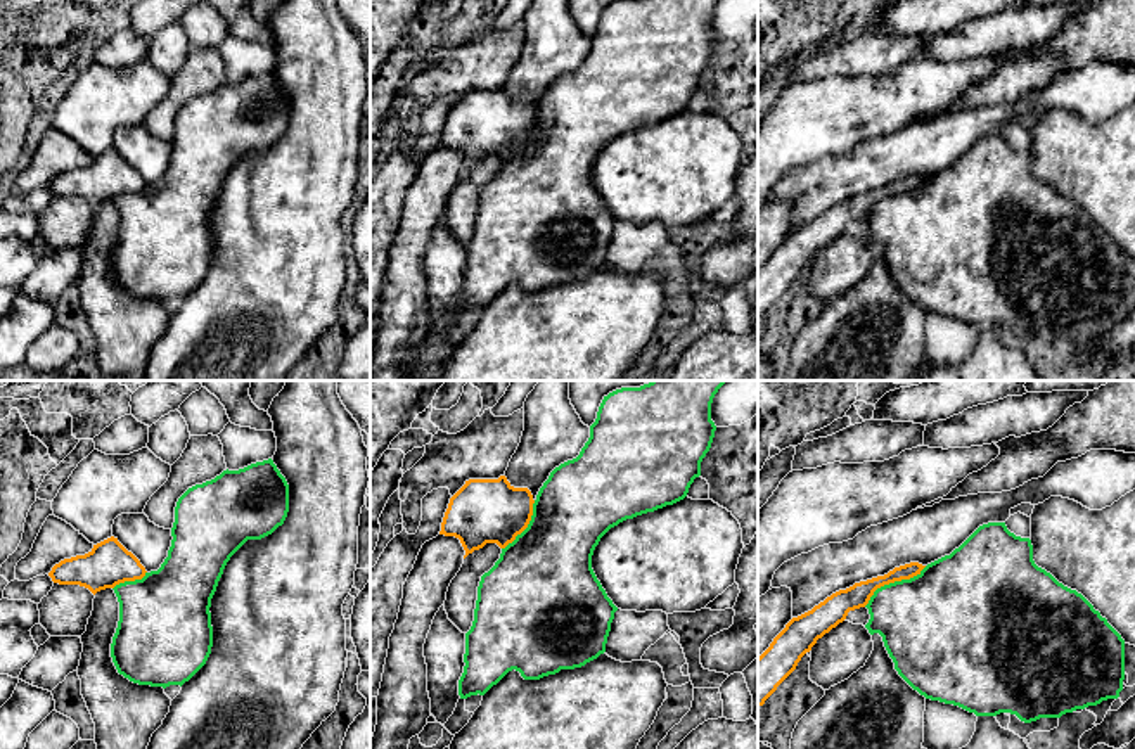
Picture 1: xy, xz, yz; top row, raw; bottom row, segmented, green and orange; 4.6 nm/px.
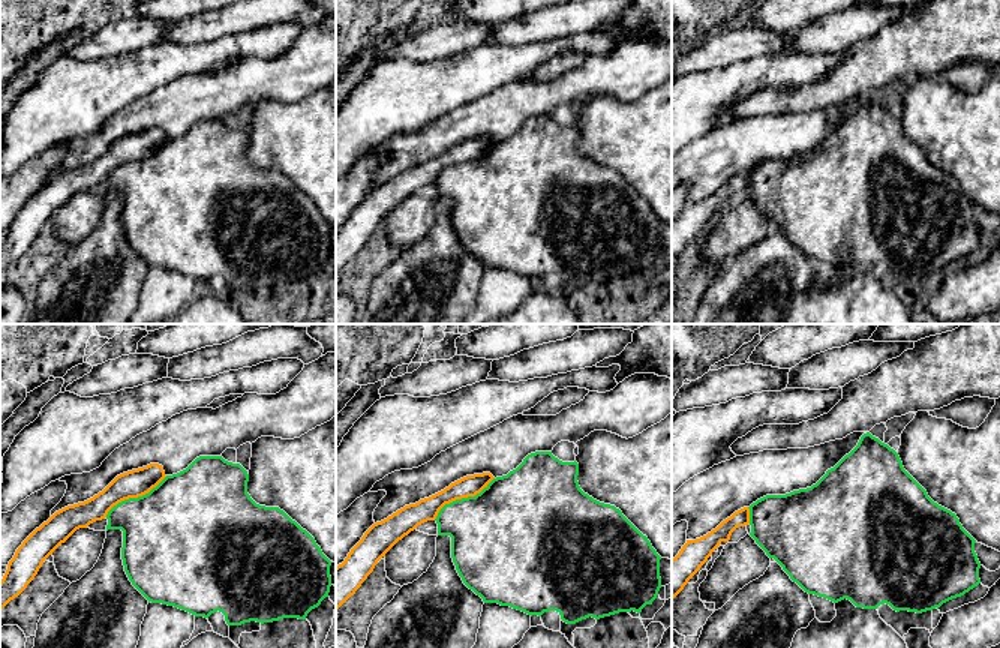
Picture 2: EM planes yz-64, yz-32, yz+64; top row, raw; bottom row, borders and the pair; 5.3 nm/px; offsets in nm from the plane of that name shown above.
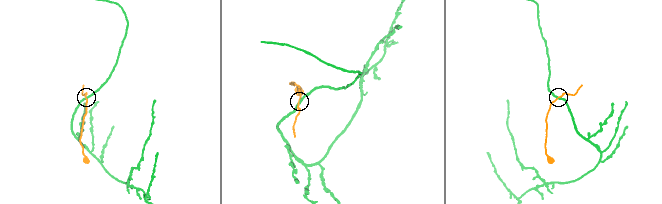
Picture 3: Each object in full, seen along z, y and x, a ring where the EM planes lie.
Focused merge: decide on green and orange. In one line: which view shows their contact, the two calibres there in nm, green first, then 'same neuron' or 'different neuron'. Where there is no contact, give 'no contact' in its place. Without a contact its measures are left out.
contact in yz; calibres 460 and 110 nm; different neuron

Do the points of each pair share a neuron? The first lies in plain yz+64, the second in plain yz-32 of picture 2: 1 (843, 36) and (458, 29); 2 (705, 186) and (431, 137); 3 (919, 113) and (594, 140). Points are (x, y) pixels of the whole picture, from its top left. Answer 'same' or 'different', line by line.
1: different
2: same
3: same

